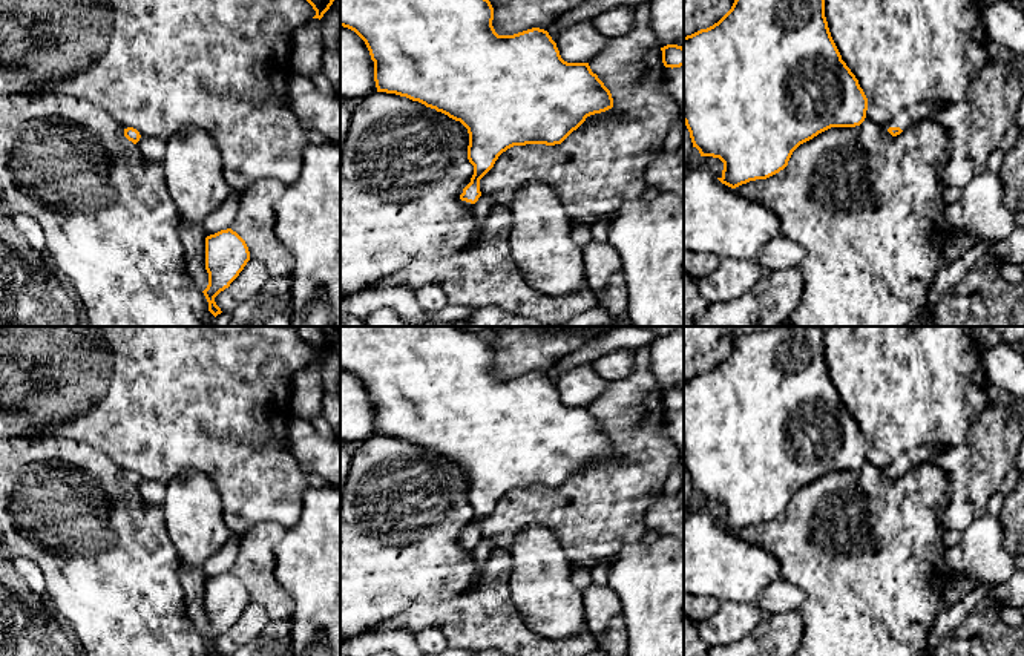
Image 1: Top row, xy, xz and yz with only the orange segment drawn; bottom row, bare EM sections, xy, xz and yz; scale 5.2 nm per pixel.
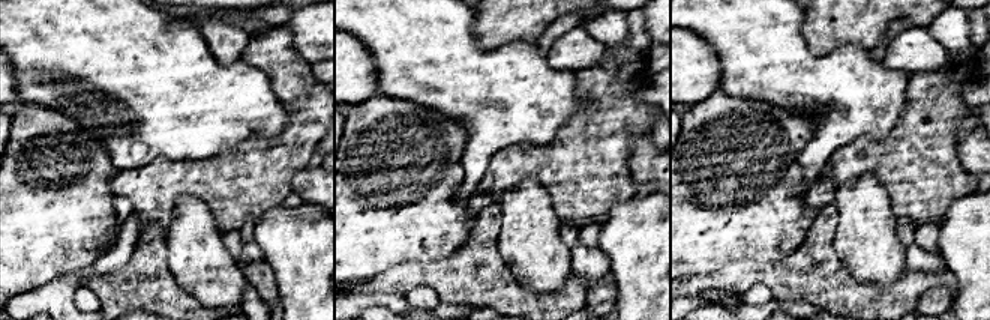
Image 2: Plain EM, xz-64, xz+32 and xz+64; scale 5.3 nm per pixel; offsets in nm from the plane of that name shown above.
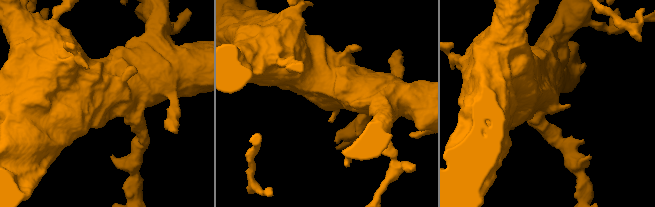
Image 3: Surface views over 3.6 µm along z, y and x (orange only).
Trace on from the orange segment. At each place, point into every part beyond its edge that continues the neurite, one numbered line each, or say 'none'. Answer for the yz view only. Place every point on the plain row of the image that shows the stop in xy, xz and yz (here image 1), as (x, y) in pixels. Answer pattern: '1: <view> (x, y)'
1: yz (906, 460)

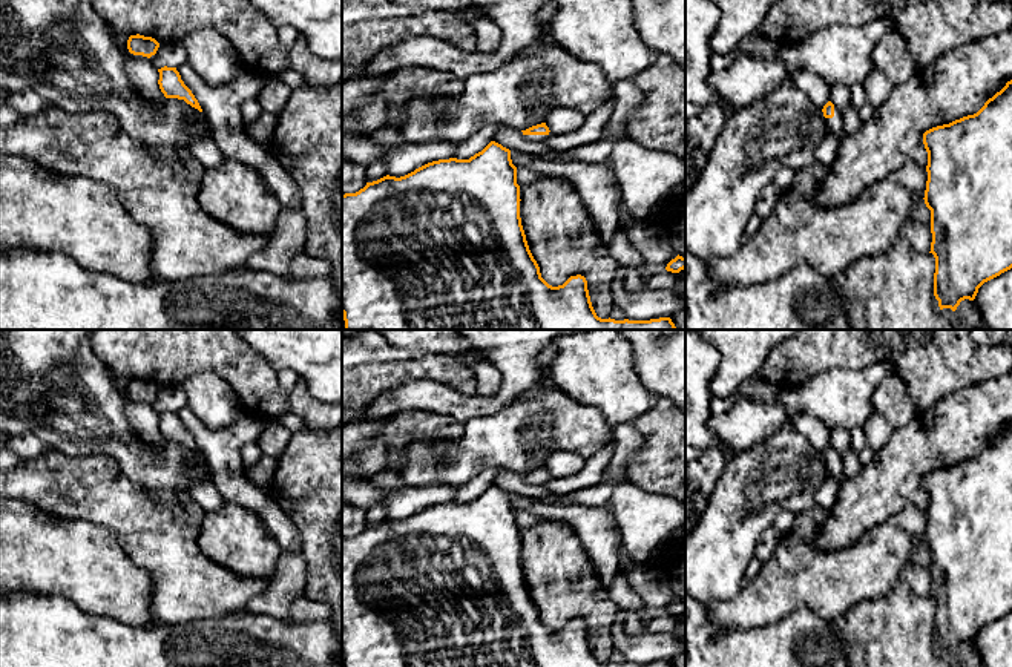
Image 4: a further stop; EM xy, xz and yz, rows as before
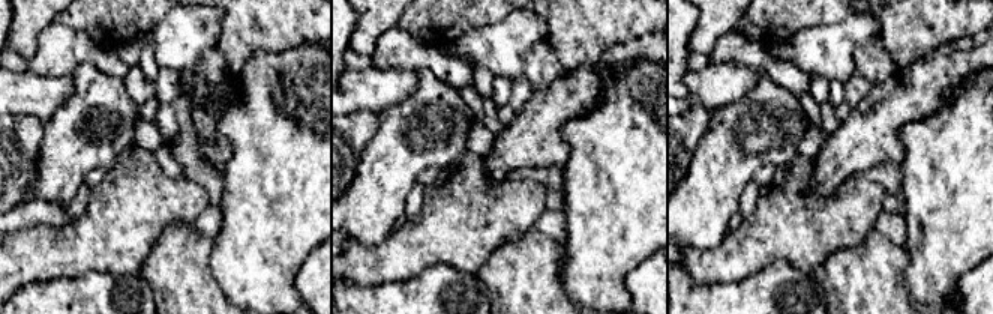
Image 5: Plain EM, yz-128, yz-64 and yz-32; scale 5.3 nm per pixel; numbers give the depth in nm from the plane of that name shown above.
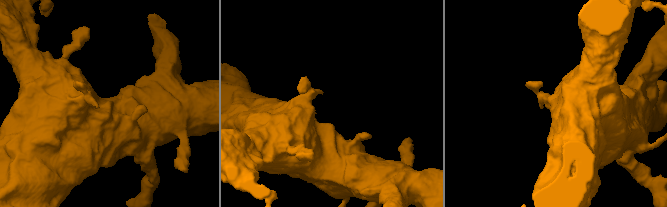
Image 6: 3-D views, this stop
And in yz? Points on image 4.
1: yz (834, 468)

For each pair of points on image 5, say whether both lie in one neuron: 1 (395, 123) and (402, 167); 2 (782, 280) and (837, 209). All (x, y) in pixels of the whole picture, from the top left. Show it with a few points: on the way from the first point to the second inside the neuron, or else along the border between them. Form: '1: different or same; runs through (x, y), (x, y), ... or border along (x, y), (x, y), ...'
1: same; runs through (398, 134), (399, 156)
2: different; border along (756, 272), (777, 260), (786, 260), (812, 275)

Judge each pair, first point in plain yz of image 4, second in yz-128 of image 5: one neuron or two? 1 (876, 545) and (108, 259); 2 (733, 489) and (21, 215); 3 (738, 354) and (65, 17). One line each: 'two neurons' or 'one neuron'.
1: one neuron
2: two neurons
3: two neurons

